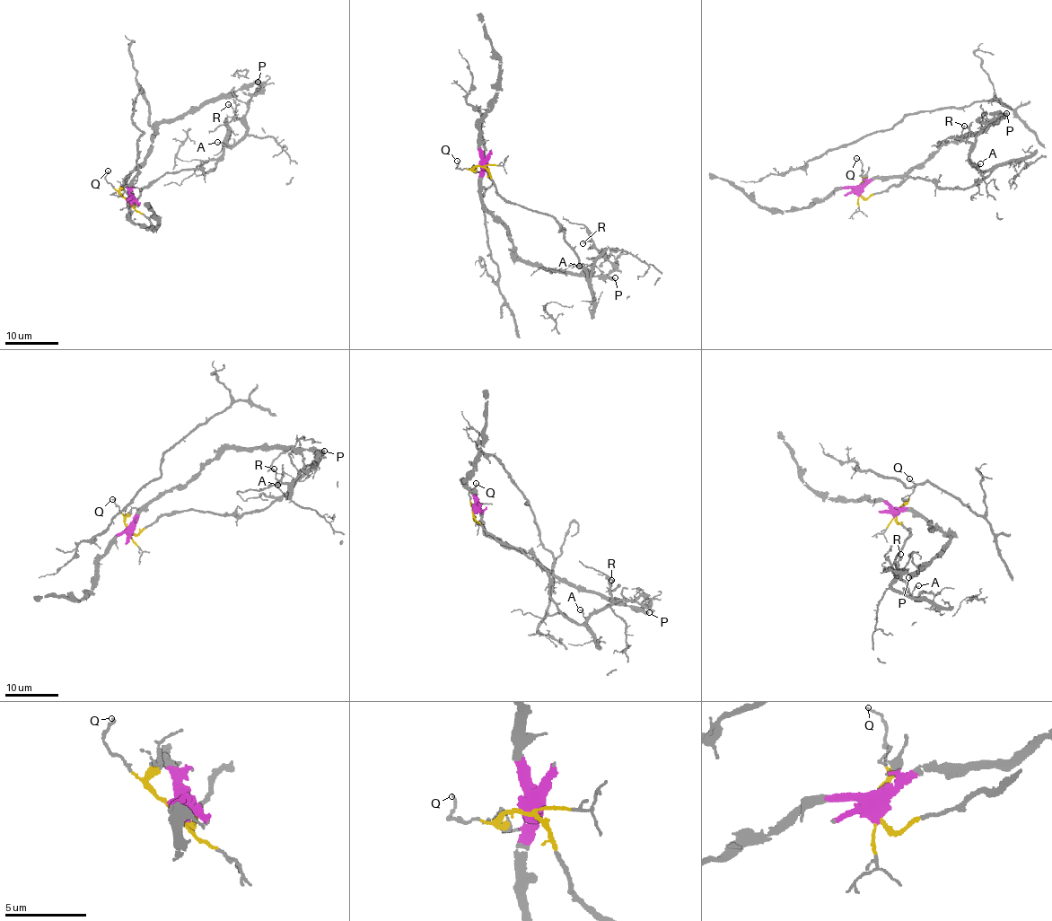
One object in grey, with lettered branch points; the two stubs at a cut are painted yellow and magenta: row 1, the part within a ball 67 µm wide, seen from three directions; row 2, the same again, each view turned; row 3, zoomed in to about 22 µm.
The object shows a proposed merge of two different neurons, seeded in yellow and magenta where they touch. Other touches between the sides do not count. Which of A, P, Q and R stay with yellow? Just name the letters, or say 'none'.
A, Q, R

